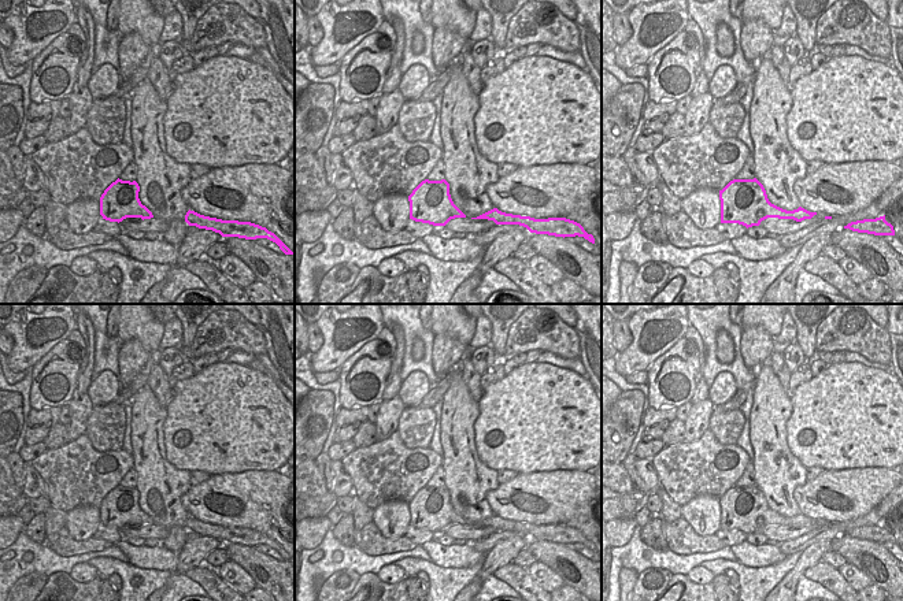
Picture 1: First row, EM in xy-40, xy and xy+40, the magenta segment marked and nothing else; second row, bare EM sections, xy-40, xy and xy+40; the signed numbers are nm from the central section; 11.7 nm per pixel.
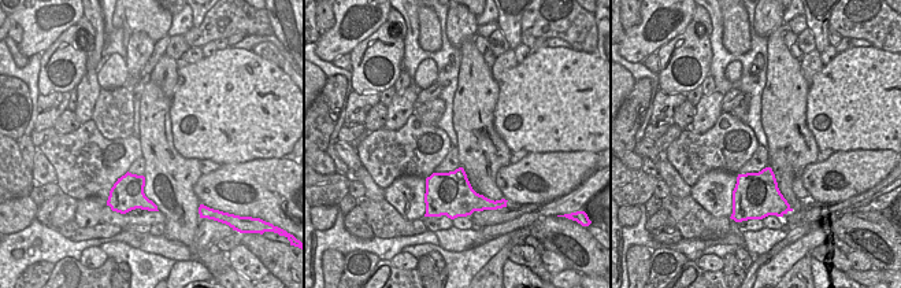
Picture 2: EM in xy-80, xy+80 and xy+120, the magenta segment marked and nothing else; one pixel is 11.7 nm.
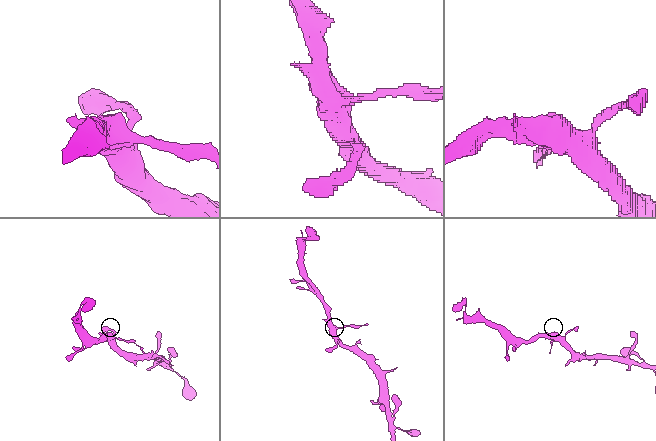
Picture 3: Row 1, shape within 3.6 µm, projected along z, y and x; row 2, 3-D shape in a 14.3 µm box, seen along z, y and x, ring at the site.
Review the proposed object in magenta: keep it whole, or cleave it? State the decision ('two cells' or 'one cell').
two cells

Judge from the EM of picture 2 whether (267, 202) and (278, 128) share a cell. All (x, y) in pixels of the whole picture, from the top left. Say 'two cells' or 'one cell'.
two cells

